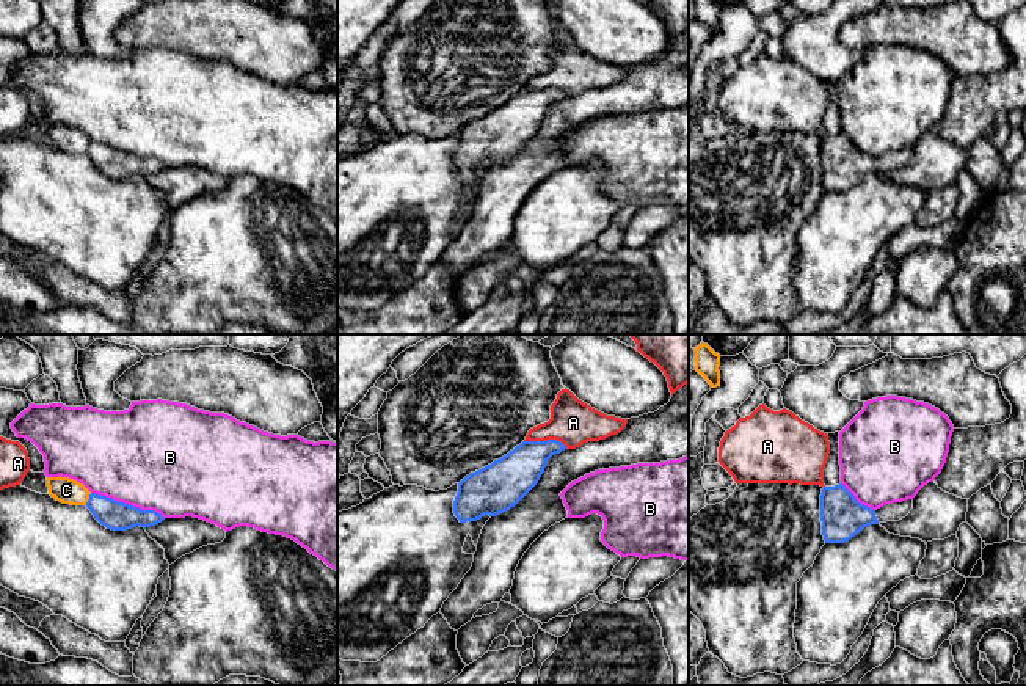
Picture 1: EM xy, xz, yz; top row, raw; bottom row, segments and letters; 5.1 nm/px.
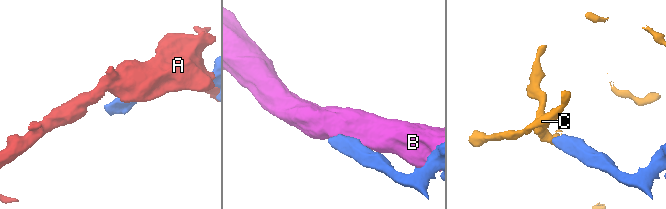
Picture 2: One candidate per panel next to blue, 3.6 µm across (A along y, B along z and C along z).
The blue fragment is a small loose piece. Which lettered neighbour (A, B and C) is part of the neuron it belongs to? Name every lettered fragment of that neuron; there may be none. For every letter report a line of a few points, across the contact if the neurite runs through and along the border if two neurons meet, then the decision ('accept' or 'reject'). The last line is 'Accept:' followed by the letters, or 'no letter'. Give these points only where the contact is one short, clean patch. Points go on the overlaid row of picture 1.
A: reject
B: reject
C: line xy (91, 493), (85, 504); reject
Accept: no letter

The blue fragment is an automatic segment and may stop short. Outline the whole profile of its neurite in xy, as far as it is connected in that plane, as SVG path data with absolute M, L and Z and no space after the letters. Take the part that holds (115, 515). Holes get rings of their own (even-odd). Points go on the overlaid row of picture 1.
M96 493L89 494L86 507L102 526L111 531L127 531L136 526L146 529L165 520L155 510L141 510Z

